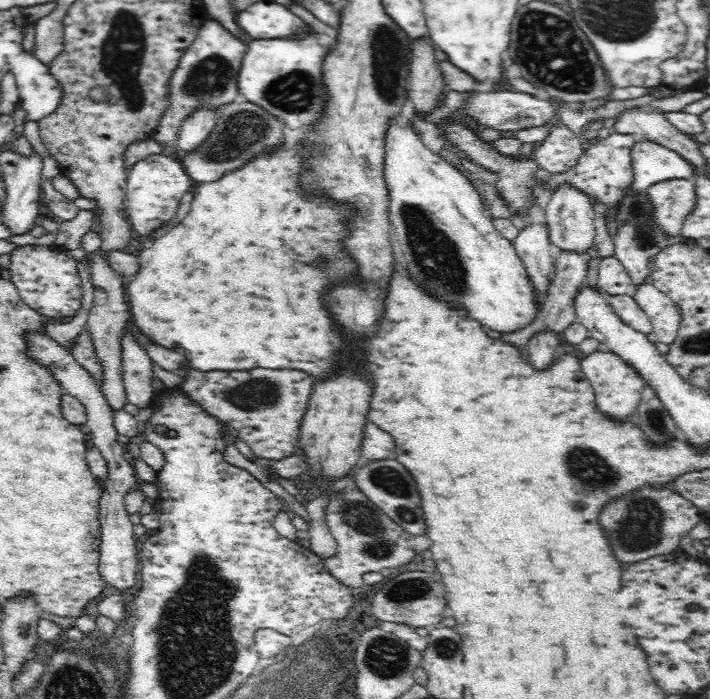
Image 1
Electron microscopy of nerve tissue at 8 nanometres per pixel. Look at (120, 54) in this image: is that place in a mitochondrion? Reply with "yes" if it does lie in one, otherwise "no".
yes

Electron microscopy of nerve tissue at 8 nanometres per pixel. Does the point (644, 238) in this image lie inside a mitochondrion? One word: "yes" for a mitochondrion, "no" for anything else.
yes

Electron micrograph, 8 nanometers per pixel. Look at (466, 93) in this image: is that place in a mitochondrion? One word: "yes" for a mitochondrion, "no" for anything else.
no

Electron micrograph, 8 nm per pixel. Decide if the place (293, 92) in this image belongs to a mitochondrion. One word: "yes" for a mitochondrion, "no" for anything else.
yes

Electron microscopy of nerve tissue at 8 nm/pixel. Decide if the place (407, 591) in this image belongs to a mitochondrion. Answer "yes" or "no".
yes

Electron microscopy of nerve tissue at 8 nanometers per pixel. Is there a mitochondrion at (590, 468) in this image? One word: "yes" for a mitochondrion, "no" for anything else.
yes

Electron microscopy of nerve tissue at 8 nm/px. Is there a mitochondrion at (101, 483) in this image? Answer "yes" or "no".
no

